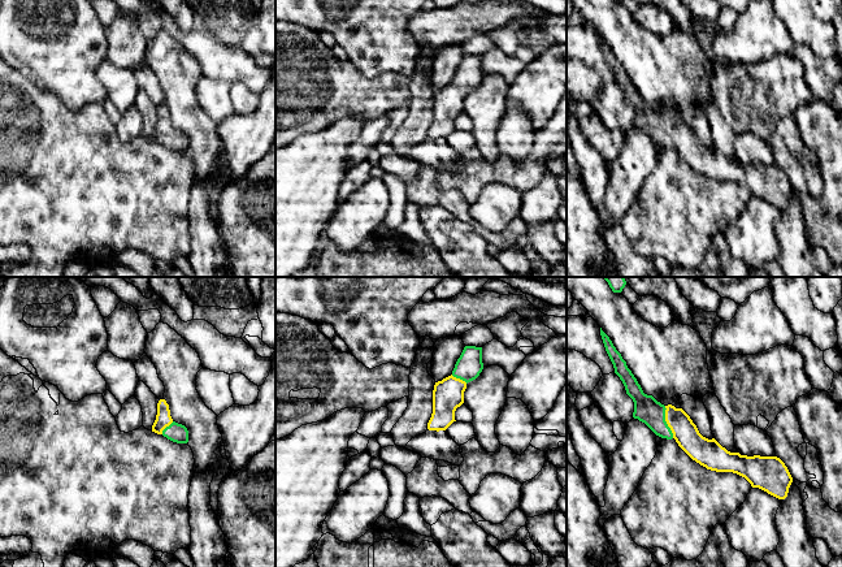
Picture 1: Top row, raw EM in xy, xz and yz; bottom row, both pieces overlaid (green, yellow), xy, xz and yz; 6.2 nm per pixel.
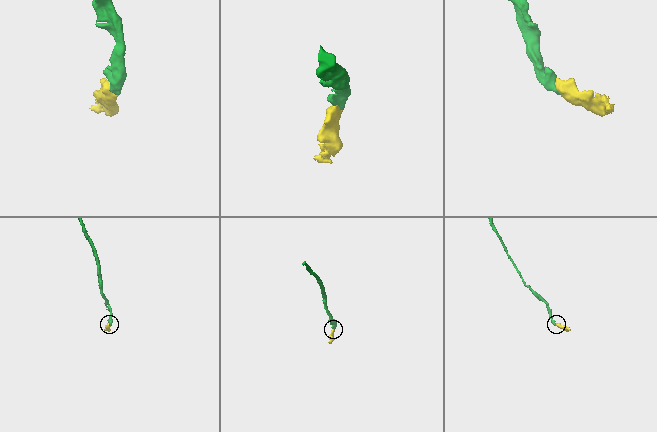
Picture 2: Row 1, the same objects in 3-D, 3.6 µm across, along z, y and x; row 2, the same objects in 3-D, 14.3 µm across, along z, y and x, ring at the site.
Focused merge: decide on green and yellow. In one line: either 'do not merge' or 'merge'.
merge

